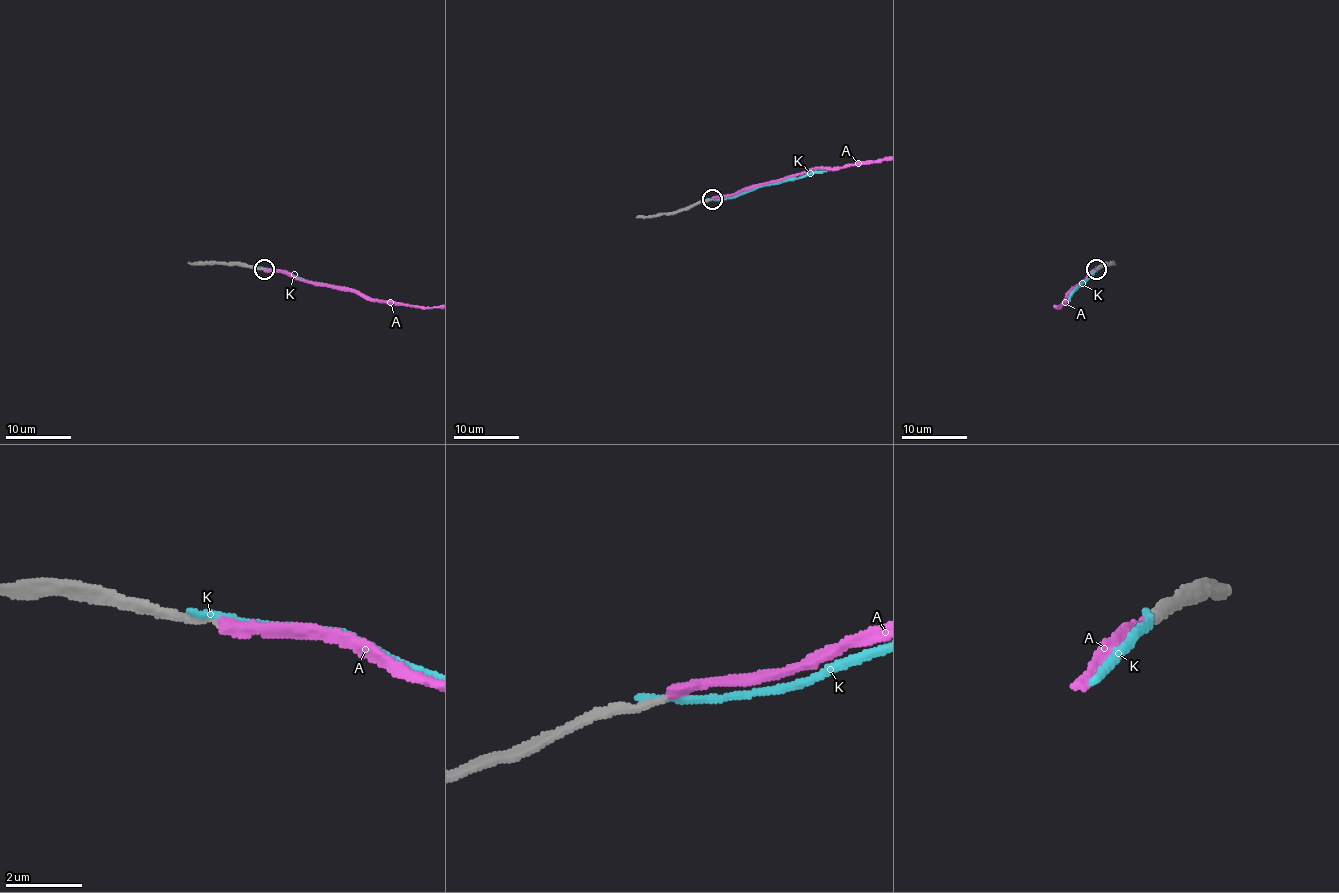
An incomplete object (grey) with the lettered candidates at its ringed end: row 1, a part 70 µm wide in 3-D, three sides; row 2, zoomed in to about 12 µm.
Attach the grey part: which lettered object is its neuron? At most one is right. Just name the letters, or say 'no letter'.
A

